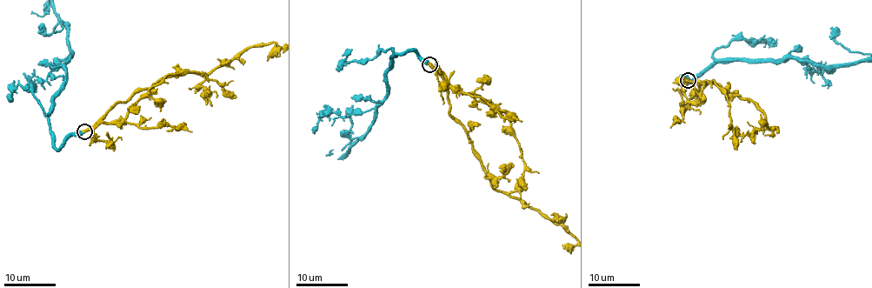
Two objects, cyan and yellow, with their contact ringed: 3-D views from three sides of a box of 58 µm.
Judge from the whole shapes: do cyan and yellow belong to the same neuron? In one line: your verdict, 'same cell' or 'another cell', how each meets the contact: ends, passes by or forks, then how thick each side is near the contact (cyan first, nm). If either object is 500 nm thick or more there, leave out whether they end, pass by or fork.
same cell; calibres 550 and 460 nm

